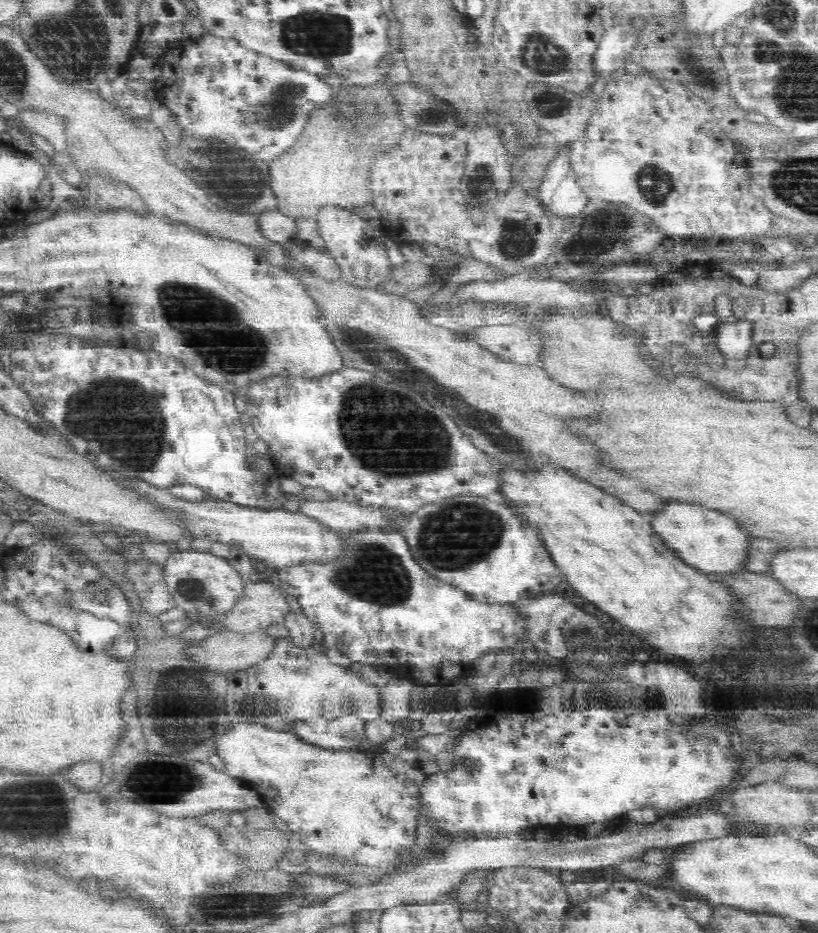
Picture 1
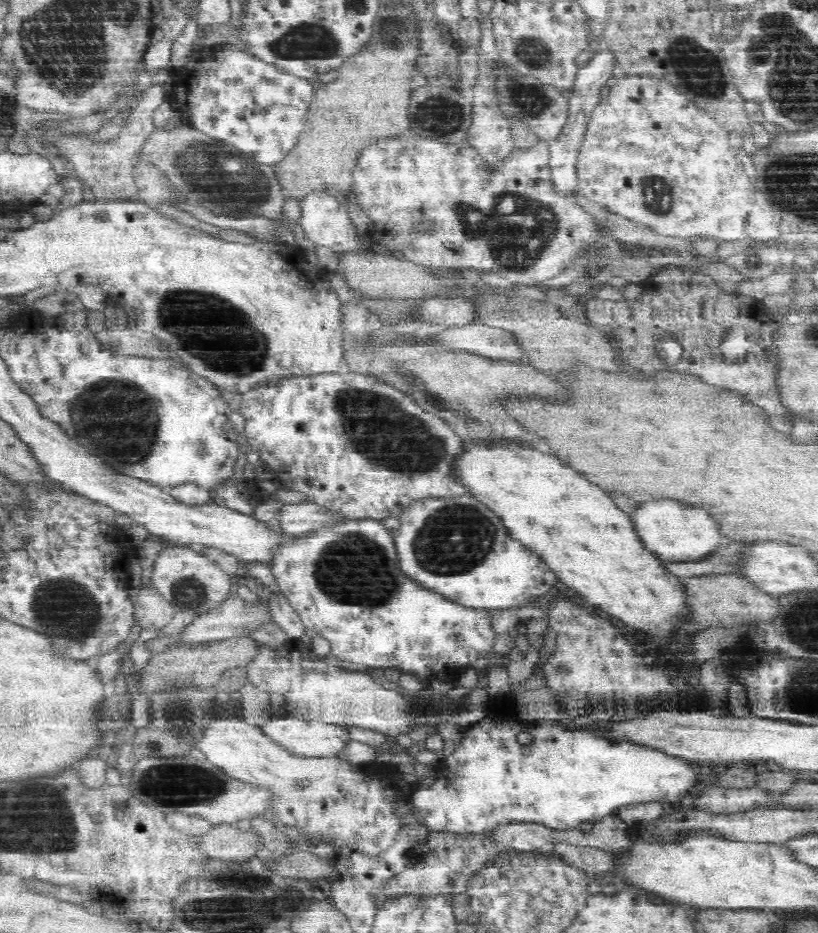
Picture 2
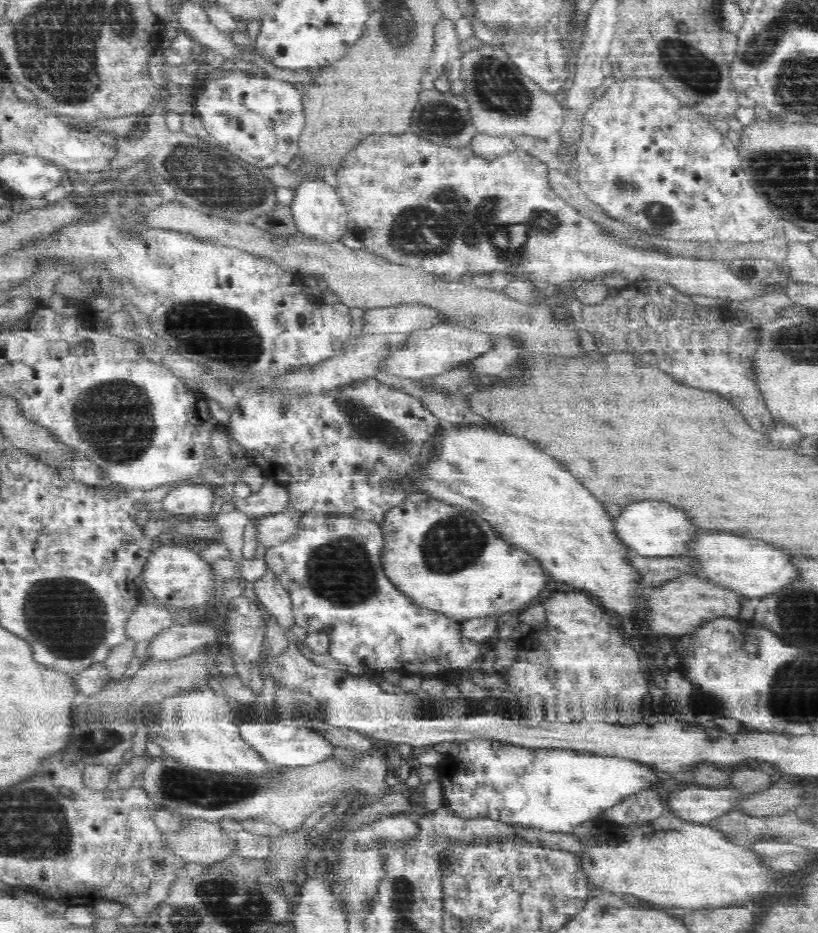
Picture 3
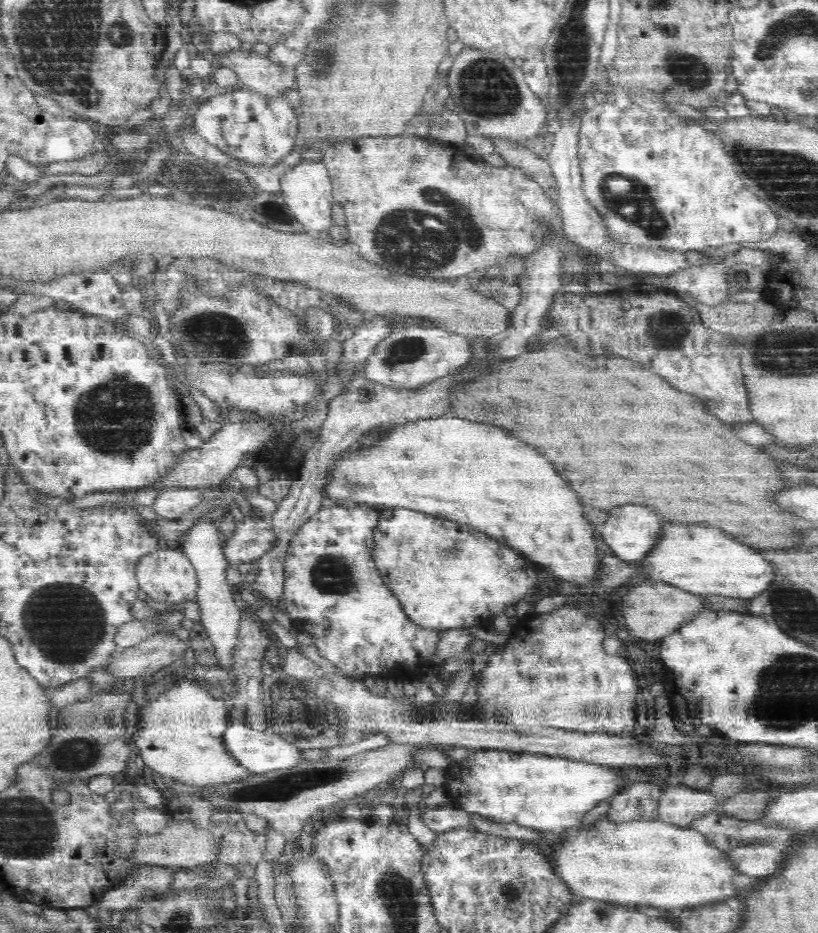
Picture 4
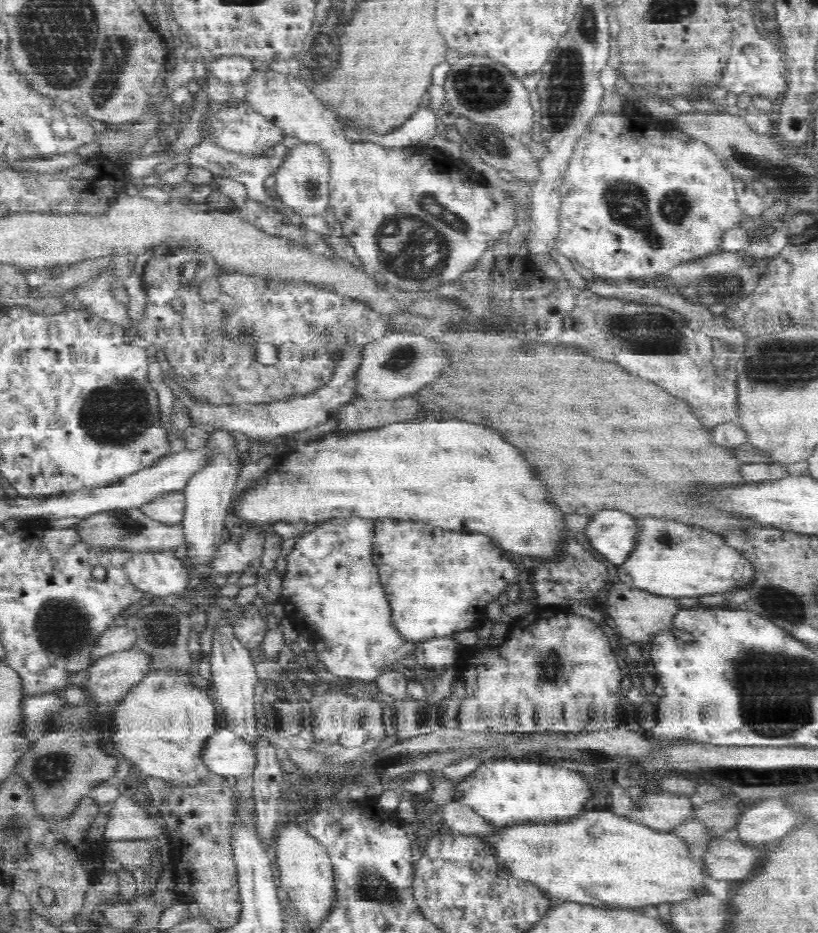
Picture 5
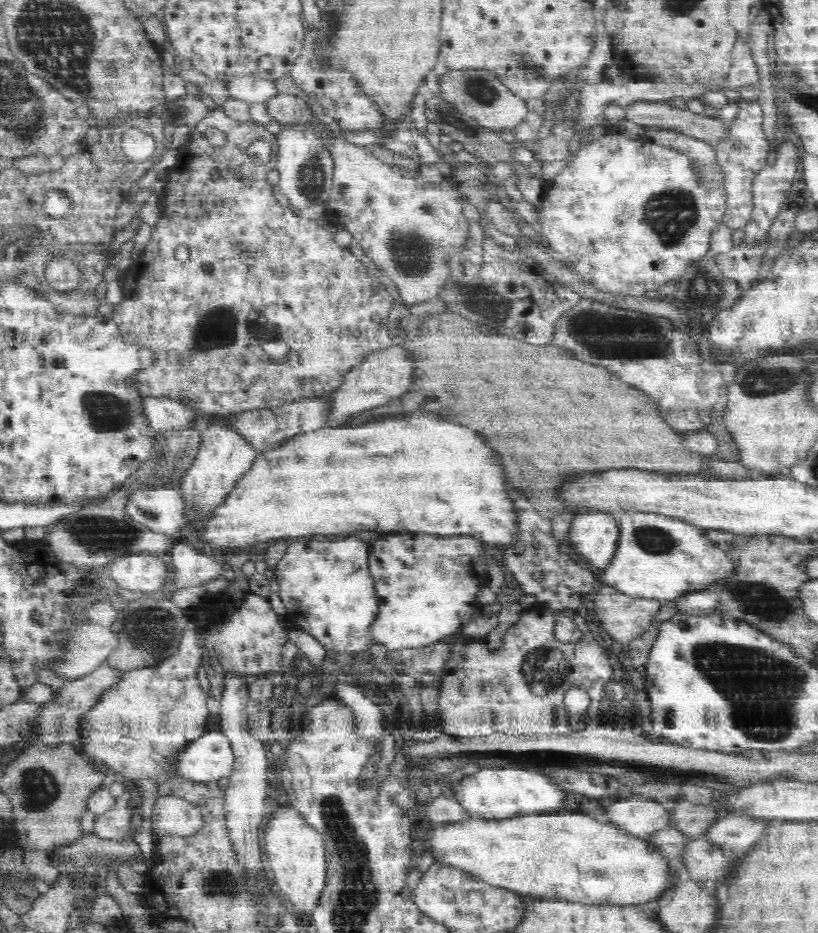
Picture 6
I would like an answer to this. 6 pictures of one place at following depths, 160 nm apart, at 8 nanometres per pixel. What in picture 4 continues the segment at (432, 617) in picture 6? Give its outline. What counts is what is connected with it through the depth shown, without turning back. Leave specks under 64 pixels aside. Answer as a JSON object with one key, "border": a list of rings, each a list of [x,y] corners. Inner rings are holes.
{"border":[[[398,506],[383,508],[379,520],[372,552],[377,571],[401,600],[406,614],[412,620],[418,620],[417,623],[424,628],[447,631],[462,626],[477,626],[487,629],[492,626],[495,616],[504,614],[504,610],[510,606],[516,606],[538,584],[536,570],[539,568],[536,564],[517,550],[496,542],[482,530],[476,530],[468,524],[448,520],[439,514],[424,514]]]}

